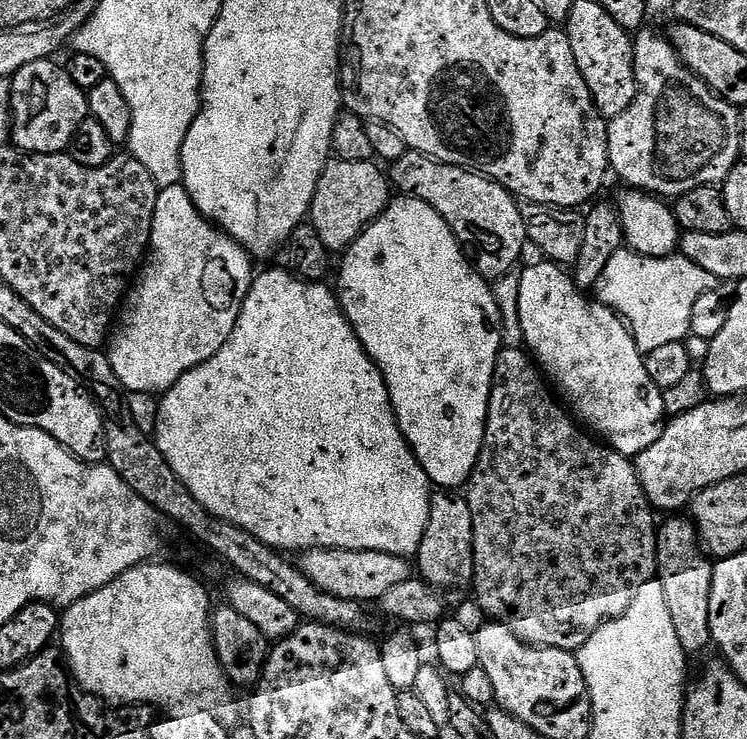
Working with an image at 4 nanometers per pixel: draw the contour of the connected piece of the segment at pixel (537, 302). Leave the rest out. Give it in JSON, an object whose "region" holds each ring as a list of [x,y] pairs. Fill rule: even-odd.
{"region":[[[543,263],[530,265],[520,276],[520,297],[516,300],[516,312],[520,315],[520,332],[525,340],[523,343],[542,369],[543,375],[555,385],[558,392],[560,387],[559,395],[566,404],[568,399],[567,407],[574,413],[575,419],[591,429],[608,447],[634,458],[658,442],[666,423],[665,393],[650,378],[644,365],[644,356],[627,323],[605,304],[595,299],[587,300],[584,297],[587,295],[577,288],[575,279],[569,273],[567,276],[564,273],[567,271],[559,263]]]}

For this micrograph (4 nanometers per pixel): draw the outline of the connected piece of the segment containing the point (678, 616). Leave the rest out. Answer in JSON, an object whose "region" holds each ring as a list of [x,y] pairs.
{"region":[[[691,519],[668,520],[659,525],[656,533],[658,579],[666,594],[666,606],[670,606],[670,618],[674,618],[674,630],[678,630],[678,642],[682,642],[685,653],[688,654],[700,652],[712,644],[712,631],[708,621],[712,569],[713,565],[698,539],[698,529]]]}

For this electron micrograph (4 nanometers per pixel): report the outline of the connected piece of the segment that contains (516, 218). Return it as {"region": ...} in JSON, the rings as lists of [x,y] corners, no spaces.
{"region":[[[404,150],[393,162],[392,172],[390,168],[390,184],[395,191],[397,188],[397,193],[413,196],[438,210],[461,245],[468,250],[473,248],[480,255],[474,267],[489,282],[506,275],[519,262],[524,244],[529,243],[517,197],[478,172],[459,168],[457,164],[443,164],[422,152]]]}

